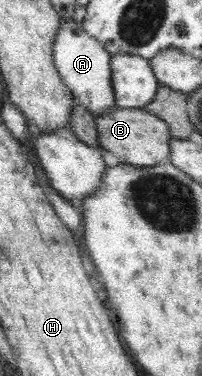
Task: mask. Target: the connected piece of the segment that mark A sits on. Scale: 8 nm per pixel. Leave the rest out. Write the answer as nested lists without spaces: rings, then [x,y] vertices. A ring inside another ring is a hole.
[[[72,17],[62,18],[62,28],[58,30],[54,44],[54,61],[62,79],[74,93],[74,98],[86,106],[95,118],[105,115],[116,105],[112,60],[113,55],[106,45],[91,36],[82,22],[75,22]]]

